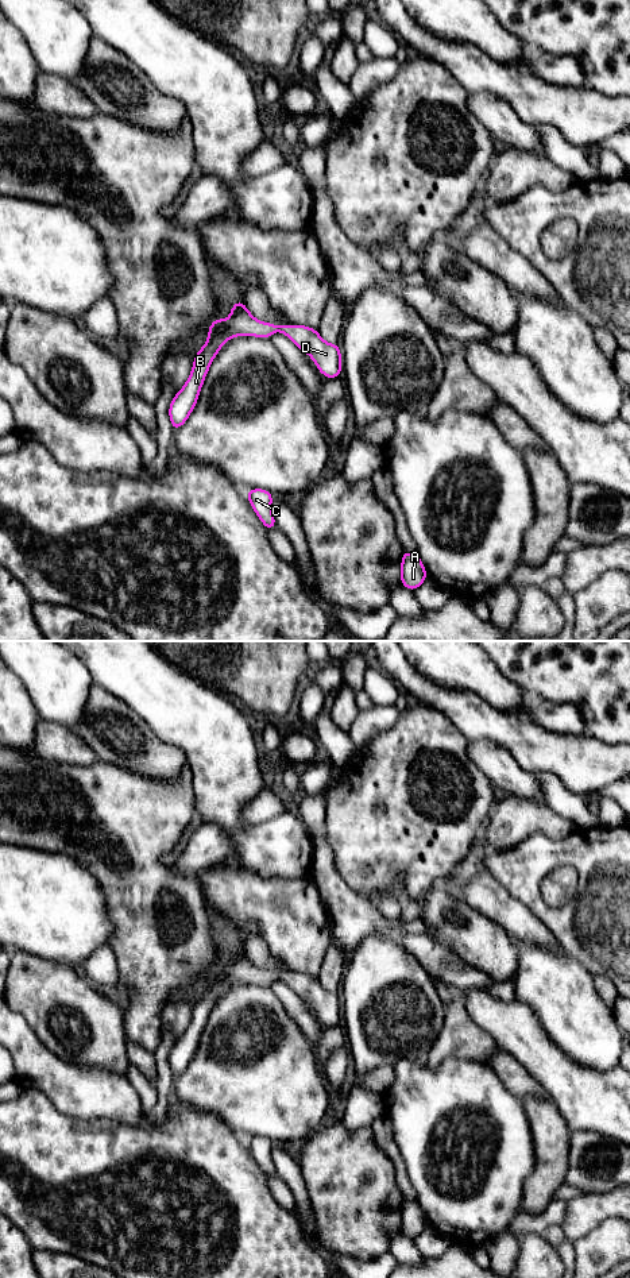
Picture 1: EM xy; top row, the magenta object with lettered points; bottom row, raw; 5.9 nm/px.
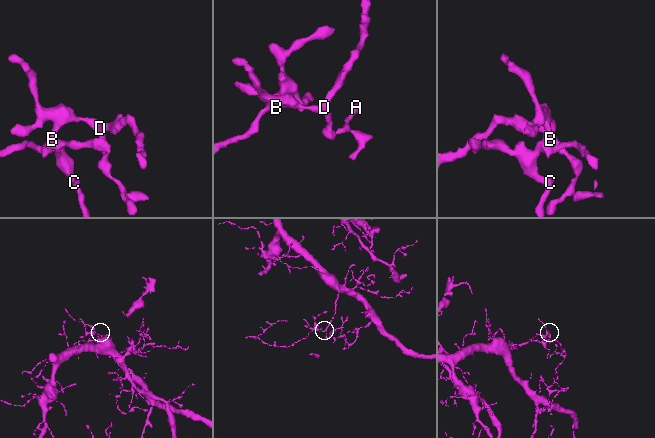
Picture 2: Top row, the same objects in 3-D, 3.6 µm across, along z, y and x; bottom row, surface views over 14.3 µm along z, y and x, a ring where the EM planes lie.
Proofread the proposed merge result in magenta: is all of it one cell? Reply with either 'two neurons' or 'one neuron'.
one neuron

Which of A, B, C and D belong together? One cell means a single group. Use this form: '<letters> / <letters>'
A B C D

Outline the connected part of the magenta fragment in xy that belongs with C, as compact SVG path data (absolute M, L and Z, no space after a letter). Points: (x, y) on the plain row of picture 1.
M252 1136L247 1138L246 1140L251 1155L258 1162L266 1177L271 1178L273 1175L275 1175L277 1170L271 1158L271 1148L274 1143L263 1136Z

